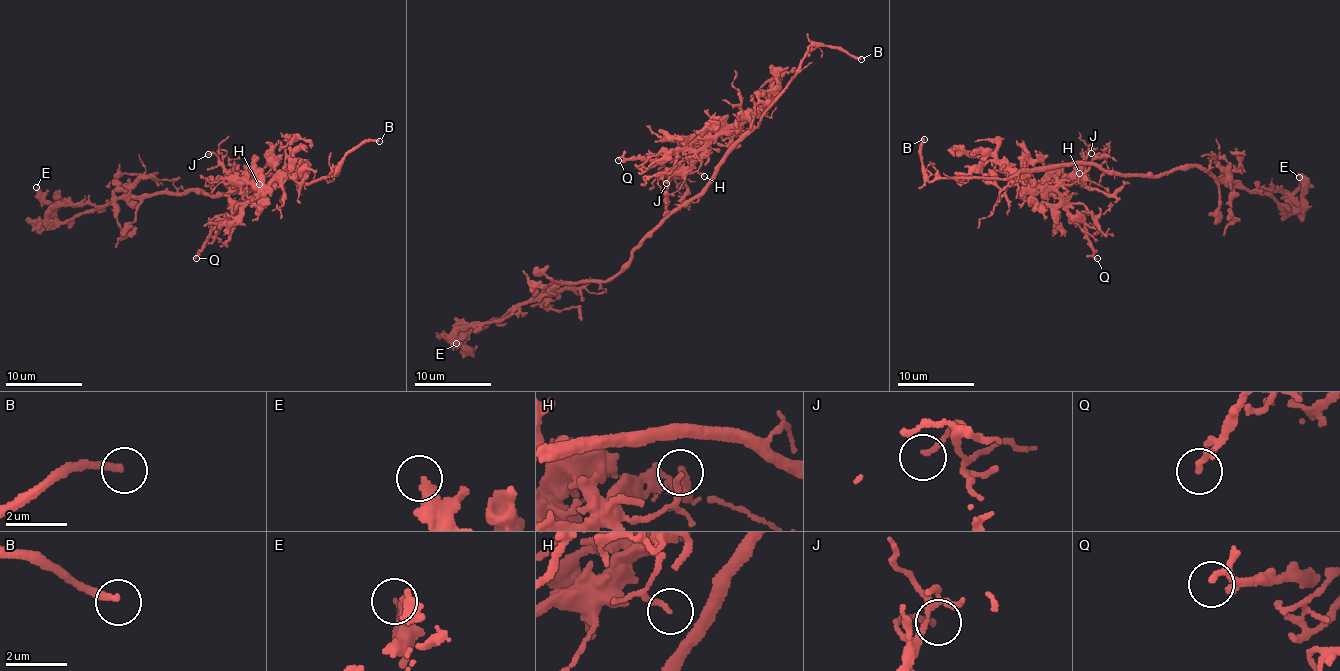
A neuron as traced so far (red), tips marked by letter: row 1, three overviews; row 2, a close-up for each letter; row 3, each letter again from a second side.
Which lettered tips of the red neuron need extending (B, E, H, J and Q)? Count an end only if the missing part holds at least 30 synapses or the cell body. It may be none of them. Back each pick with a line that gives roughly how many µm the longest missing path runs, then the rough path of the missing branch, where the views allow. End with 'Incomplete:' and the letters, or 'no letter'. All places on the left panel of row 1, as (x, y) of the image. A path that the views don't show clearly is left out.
B: about 40 µm are missing
Incomplete: B

